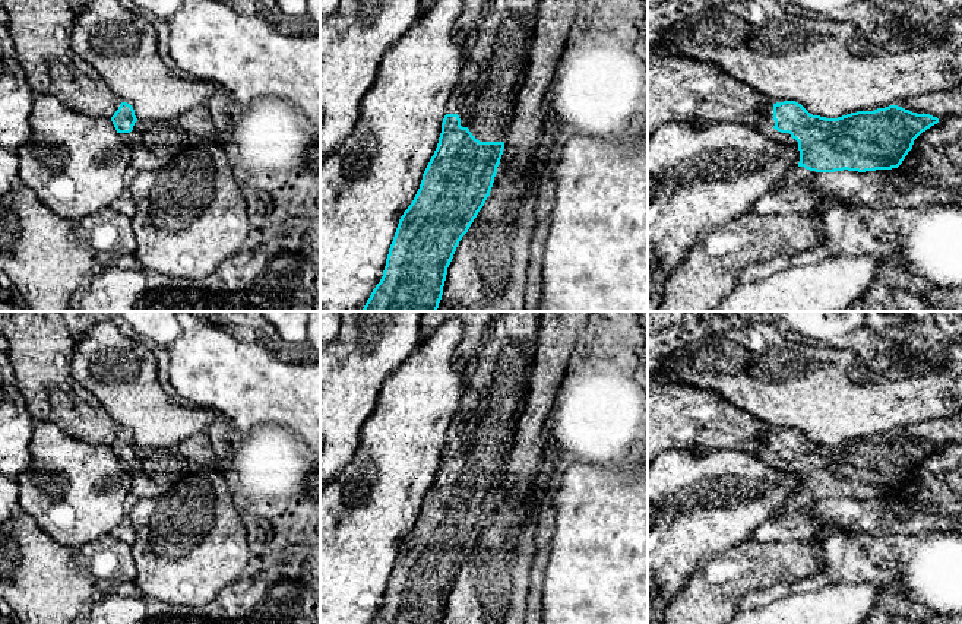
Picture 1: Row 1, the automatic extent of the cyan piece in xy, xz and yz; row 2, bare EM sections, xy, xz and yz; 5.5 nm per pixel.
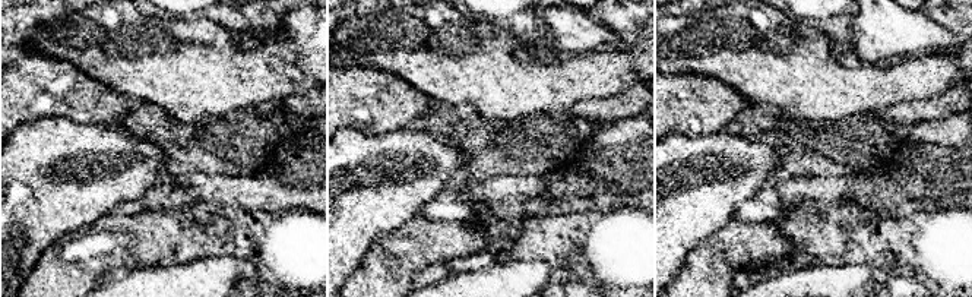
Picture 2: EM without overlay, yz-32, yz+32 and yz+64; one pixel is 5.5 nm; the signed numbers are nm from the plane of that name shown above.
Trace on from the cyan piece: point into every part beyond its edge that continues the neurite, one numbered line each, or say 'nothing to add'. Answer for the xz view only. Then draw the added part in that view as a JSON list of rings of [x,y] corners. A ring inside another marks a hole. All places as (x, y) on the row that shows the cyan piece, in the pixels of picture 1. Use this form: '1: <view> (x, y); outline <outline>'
1: xz (496, 66); outline [[[488,0],[475,39],[468,47],[463,69],[452,92],[446,114],[458,114],[480,142],[504,142],[518,94],[525,83],[529,48],[538,16],[538,0]]]

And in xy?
1: xy (152, 145); outline [[[137,120],[130,133],[118,133],[118,136],[130,148],[130,167],[137,172],[165,167],[194,139],[177,120],[156,123]]]

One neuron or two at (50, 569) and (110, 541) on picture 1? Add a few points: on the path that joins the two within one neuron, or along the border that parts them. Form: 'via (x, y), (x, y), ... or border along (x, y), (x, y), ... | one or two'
via (65, 569), (95, 545) | one

